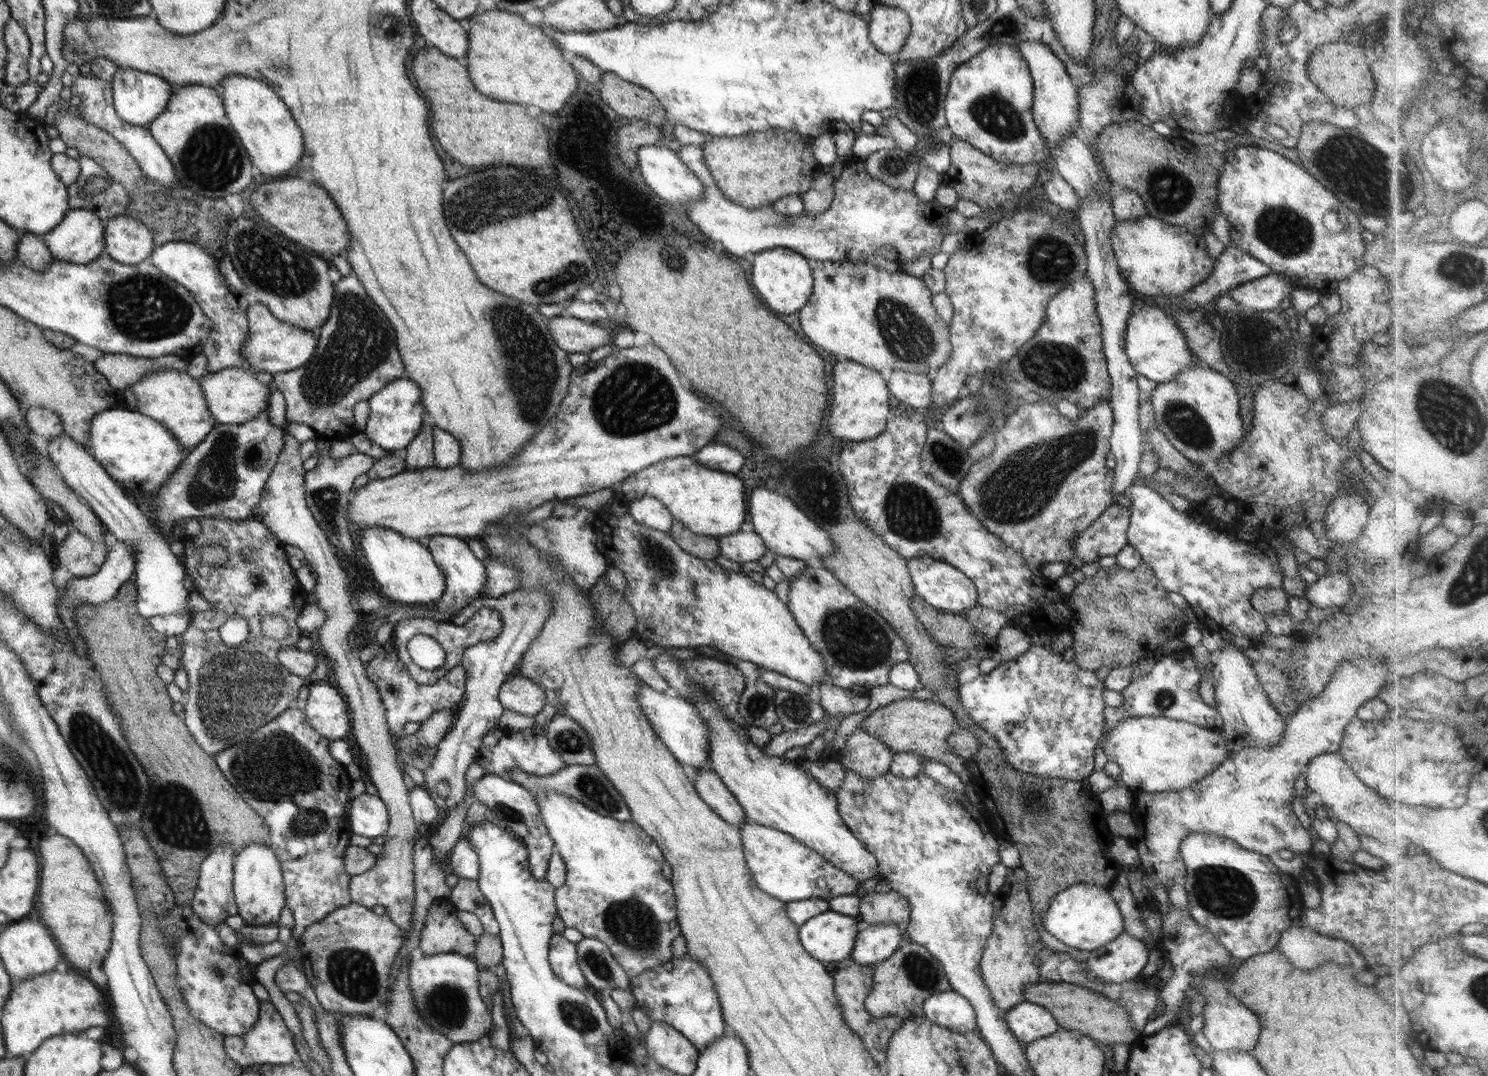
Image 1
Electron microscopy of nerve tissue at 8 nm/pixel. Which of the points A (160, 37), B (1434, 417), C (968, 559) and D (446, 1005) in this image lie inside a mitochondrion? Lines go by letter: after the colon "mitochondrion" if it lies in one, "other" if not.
A: other
B: mitochondrion
C: other
D: mitochondrion

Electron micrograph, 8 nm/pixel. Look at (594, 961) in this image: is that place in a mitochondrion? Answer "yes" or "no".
yes

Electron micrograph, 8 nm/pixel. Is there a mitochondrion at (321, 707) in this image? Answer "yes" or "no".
no

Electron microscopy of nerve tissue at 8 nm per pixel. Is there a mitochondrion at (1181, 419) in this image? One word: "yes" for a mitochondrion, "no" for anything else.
yes

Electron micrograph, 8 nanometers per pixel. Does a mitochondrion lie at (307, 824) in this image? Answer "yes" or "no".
yes

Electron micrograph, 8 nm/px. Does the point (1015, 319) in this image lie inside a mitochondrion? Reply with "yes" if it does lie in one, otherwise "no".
no

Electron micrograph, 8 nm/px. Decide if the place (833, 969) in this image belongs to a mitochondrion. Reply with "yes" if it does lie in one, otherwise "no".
no

